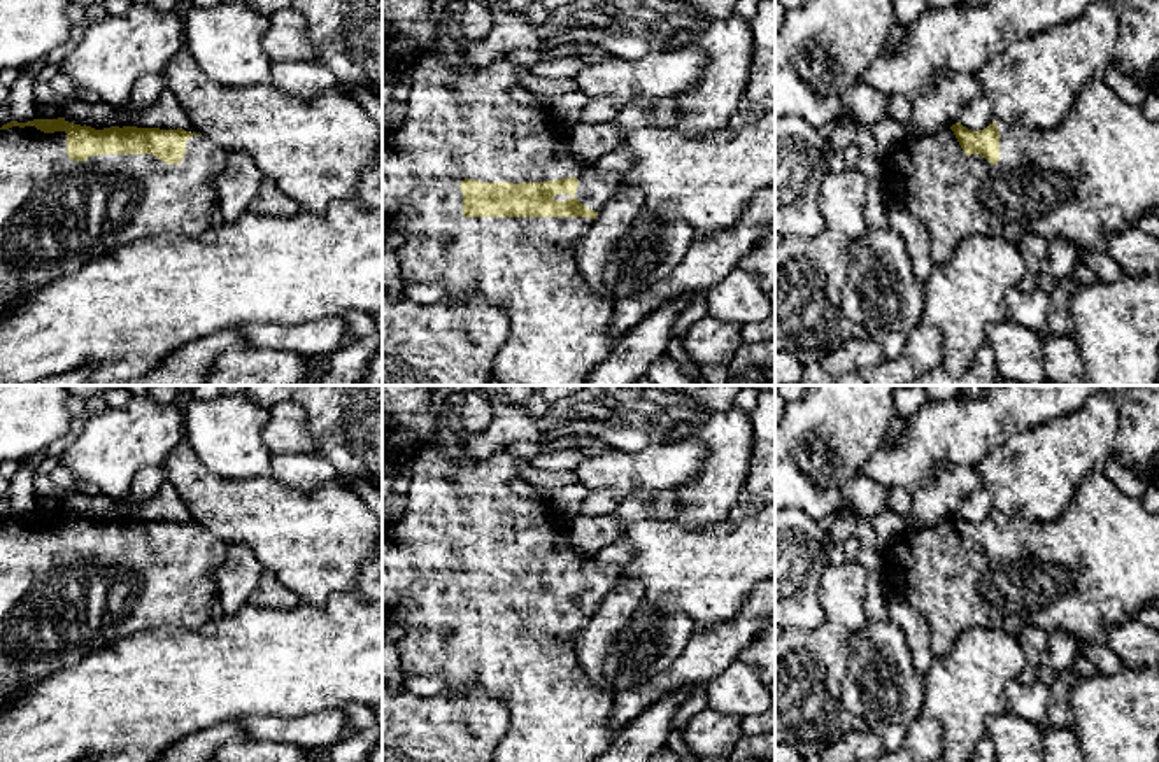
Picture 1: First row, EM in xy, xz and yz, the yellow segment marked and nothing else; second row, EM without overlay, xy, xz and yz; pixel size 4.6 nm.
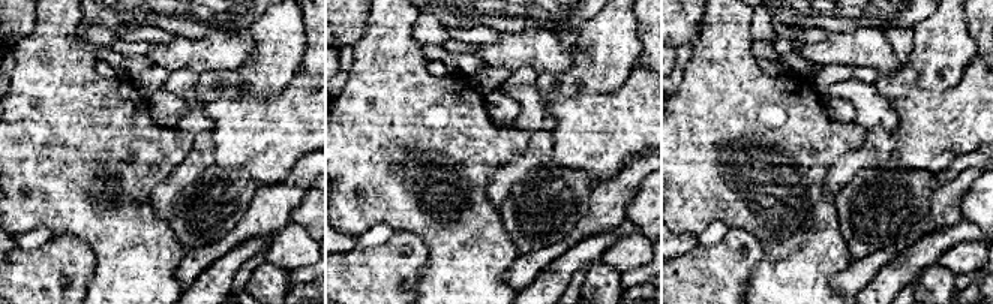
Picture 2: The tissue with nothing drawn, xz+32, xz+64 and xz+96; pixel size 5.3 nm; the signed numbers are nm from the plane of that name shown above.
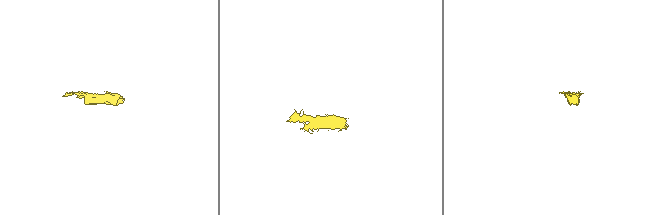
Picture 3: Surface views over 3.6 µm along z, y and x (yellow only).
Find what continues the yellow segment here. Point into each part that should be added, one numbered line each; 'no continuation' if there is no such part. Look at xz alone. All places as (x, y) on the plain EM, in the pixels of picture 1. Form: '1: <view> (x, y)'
1: xz (462, 514)

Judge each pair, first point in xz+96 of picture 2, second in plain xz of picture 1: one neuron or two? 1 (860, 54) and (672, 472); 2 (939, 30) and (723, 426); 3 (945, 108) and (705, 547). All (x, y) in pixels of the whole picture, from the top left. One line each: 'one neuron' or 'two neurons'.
1: one neuron
2: one neuron
3: one neuron

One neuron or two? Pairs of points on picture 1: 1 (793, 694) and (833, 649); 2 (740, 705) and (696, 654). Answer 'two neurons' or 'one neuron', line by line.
1: one neuron
2: two neurons

